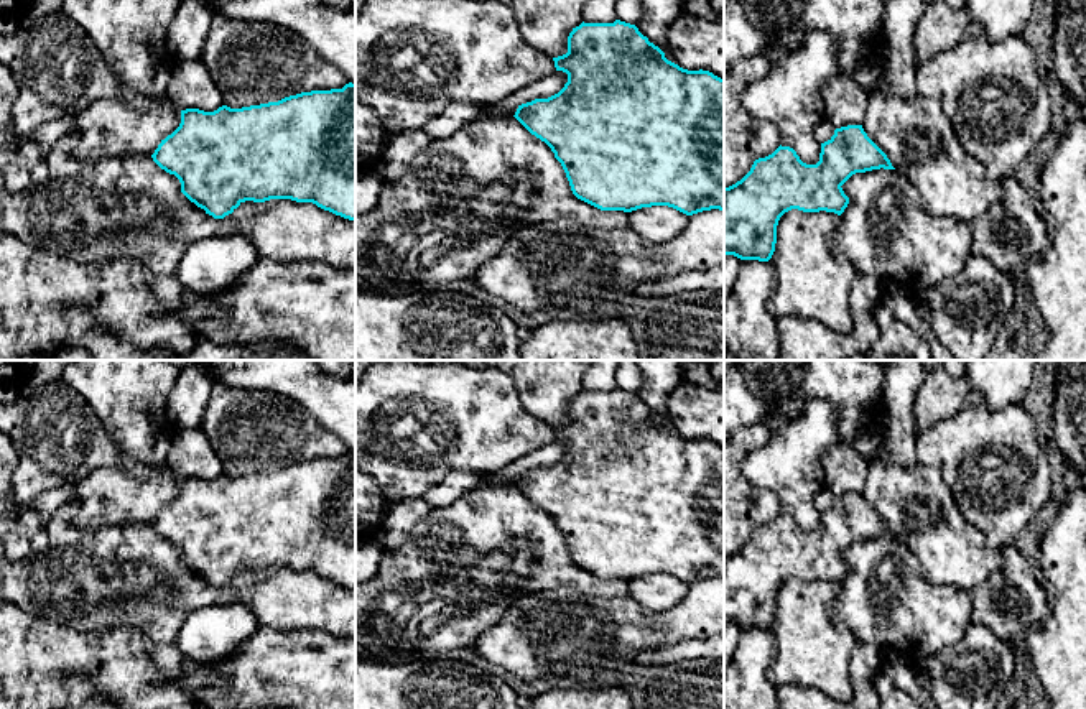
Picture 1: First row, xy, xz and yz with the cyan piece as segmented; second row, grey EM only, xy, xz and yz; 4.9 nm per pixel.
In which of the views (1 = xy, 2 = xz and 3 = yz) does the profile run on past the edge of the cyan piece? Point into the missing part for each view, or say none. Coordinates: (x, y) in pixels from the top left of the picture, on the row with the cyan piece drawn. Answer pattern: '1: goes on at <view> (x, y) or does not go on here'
1: does not go on here
2: does not go on here
3: does not go on here

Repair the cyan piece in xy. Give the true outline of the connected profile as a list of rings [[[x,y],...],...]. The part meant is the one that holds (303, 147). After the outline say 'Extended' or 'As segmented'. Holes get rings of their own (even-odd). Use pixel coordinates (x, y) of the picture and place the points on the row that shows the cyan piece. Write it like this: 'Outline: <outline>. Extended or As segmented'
Outline: [[[355,84],[301,92],[278,102],[242,109],[222,105],[214,112],[181,110],[179,127],[161,140],[151,158],[161,169],[174,174],[181,183],[181,192],[214,219],[224,219],[245,201],[291,199],[313,202],[355,220]]]. As segmented

